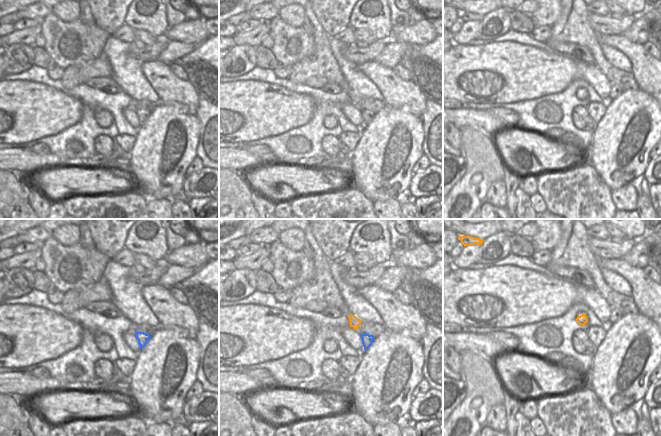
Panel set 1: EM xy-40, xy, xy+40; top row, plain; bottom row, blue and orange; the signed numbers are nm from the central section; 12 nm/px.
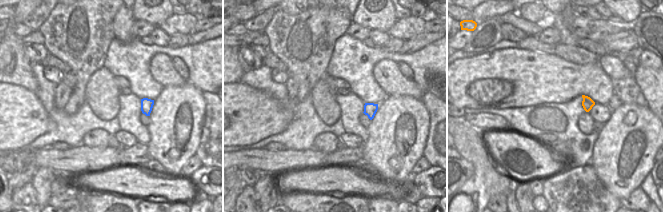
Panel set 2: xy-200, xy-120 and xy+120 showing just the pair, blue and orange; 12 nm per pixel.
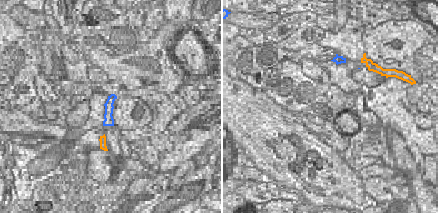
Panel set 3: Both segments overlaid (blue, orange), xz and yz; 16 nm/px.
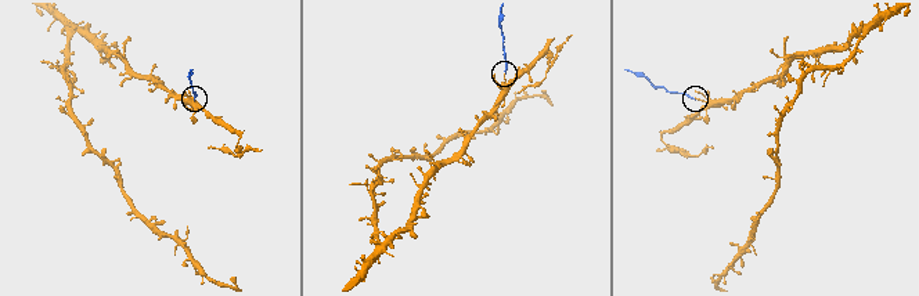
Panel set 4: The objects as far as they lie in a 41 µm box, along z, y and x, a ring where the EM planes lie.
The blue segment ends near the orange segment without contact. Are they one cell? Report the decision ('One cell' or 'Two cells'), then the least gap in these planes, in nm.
Two cells. Distance 80 nm.

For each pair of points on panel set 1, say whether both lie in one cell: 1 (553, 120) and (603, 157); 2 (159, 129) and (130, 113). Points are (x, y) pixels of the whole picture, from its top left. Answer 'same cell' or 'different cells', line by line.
1: different cells
2: different cells

